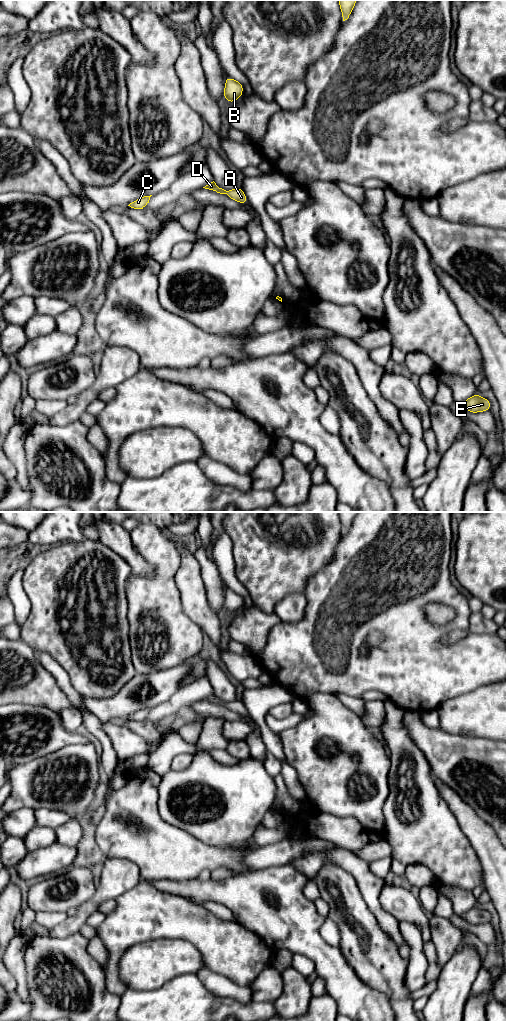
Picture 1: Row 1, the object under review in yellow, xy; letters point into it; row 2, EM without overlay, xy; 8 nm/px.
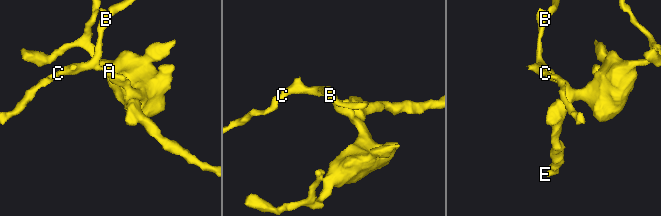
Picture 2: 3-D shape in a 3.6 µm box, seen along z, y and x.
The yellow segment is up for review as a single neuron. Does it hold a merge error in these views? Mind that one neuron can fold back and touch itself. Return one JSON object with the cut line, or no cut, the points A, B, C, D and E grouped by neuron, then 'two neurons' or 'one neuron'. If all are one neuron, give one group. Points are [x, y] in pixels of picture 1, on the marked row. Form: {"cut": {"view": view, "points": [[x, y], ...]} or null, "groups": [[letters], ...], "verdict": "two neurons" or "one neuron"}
{"cut": null, "groups": [["A", "B", "C", "D", "E"]], "verdict": "one neuron"}

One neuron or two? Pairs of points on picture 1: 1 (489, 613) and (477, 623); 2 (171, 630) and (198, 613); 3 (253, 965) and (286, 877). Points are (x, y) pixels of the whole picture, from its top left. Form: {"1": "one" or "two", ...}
{"1": "two", "2": "two", "3": "two"}

